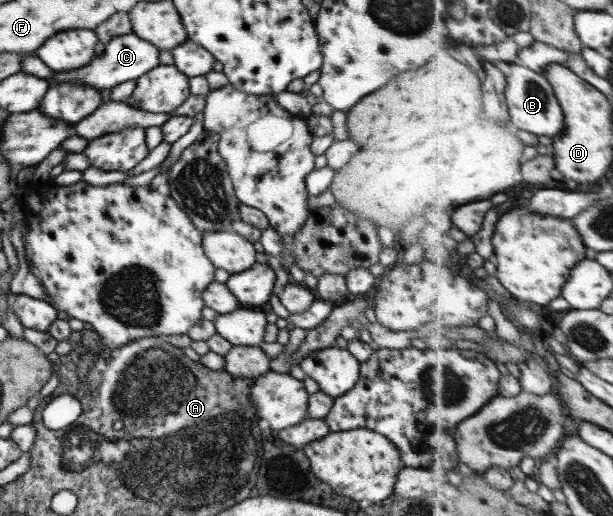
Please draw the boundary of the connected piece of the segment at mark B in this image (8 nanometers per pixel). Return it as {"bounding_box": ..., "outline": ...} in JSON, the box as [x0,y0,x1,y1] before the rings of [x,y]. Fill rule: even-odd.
{"bounding_box":[504,62,564,136],"outline":[[[513,62],[505,63],[504,69],[509,81],[506,101],[509,107],[511,125],[517,130],[524,130],[537,136],[557,135],[564,127],[564,111],[557,100],[553,87],[543,73],[537,73],[528,67]]]}

